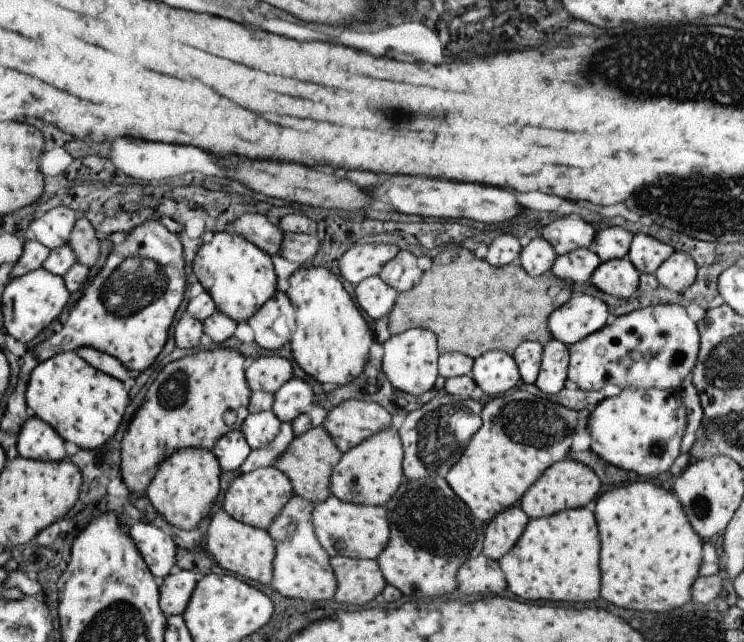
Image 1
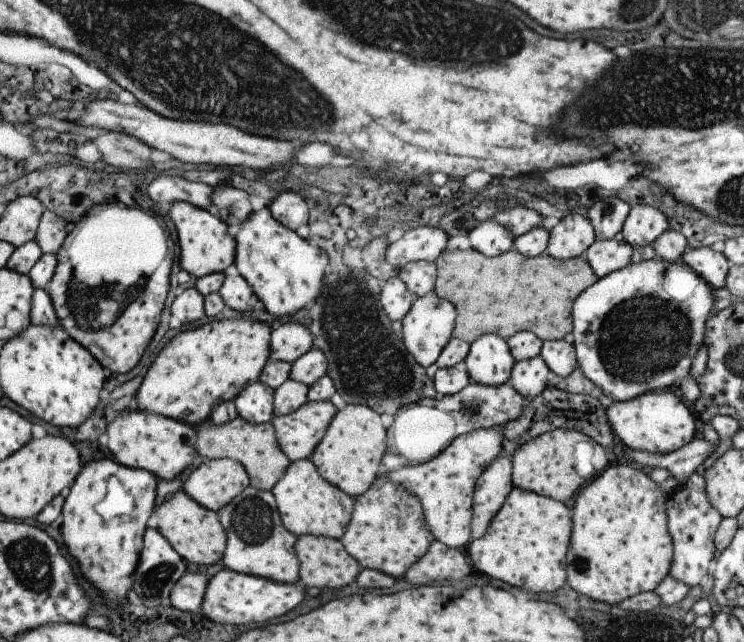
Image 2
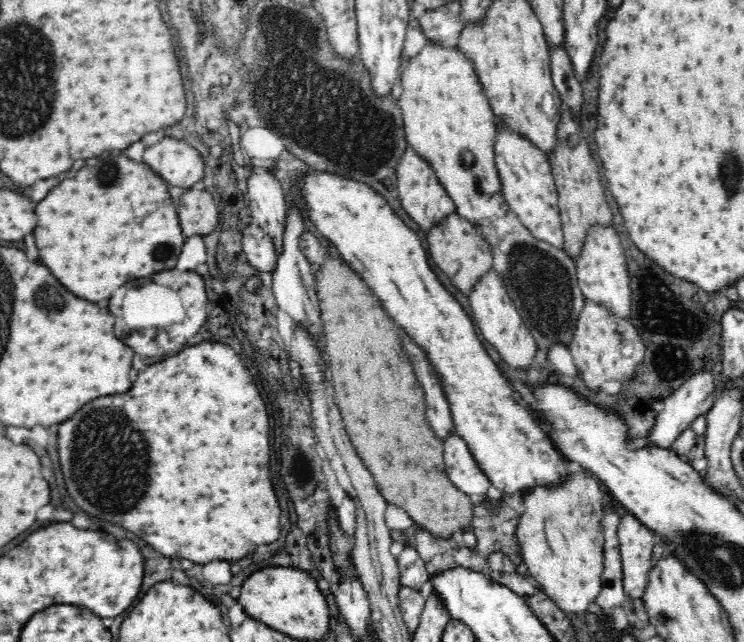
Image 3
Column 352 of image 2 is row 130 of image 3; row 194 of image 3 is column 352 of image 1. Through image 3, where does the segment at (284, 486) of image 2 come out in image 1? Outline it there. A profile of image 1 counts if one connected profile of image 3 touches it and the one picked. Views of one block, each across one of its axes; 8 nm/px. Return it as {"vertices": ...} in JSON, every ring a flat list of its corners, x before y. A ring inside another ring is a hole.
{"vertices":[[329,494,322,503,314,504,311,516,314,535,329,557,340,555,375,561,389,540,385,507,346,503]]}

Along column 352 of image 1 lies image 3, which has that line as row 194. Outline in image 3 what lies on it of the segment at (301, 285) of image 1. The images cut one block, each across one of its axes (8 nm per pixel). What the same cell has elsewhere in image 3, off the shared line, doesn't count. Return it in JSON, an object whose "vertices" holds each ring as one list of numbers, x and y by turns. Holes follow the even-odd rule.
{"vertices":[[312,170,302,182,298,182,298,188,306,204,308,218,314,222,318,232,336,246,342,259,364,279,374,296,381,302,383,309,393,318,396,326,402,328,422,351,426,351,426,357,435,367,436,375,448,400,454,432,466,442,478,467,488,477,491,491,501,498,513,497,518,492,524,502,523,498,534,489,540,487,557,489,563,485,571,477,568,469,570,460,556,449,549,434,541,428,532,412,521,401,516,400,511,386,506,383,496,363,478,340,470,316,454,296,446,291,430,268,420,233,406,225,403,219,394,213,387,200,364,182,346,179,330,171,323,173]]}

